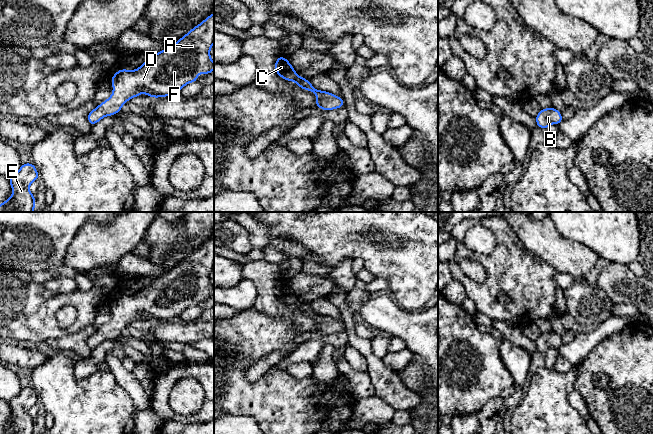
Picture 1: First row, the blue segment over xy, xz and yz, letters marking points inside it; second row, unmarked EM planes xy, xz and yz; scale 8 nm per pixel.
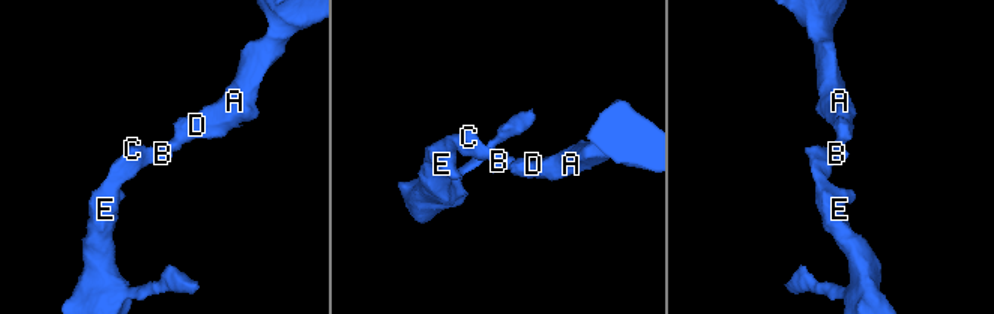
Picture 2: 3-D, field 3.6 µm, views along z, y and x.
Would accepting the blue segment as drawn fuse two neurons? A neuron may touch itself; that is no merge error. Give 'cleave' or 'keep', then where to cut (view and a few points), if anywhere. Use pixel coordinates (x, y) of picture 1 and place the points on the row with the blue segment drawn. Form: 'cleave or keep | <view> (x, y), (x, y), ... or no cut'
keep | no cut

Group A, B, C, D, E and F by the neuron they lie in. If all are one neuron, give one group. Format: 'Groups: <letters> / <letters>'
Groups: A B C D E F

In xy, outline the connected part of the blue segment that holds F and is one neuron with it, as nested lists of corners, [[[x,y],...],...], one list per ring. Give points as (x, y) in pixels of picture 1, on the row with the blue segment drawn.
[[[214,13],[192,28],[177,42],[146,59],[139,68],[118,70],[110,79],[113,86],[112,95],[88,113],[88,122],[93,126],[103,117],[116,115],[128,100],[142,96],[141,92],[152,98],[178,95],[185,85],[198,82],[196,77],[200,73],[209,75],[214,70],[214,62],[210,57],[210,49],[213,44]]]

